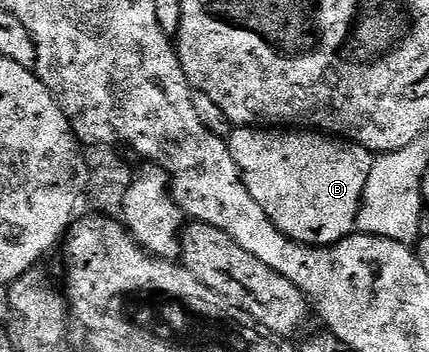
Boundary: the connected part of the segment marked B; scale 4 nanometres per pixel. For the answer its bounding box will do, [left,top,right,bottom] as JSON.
[226,128,374,246]

